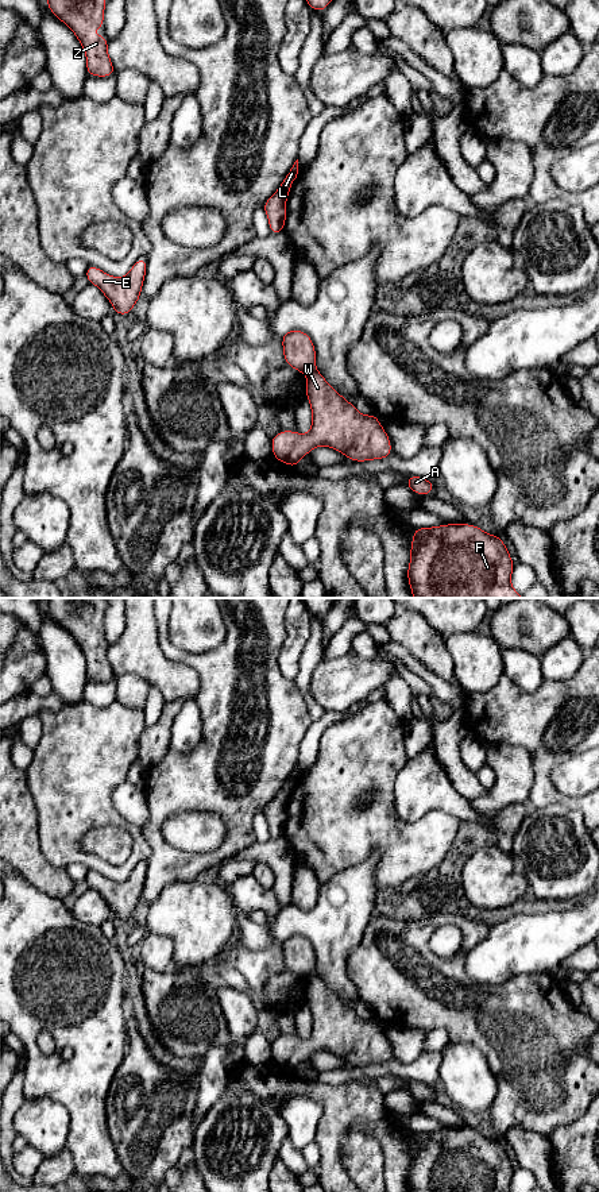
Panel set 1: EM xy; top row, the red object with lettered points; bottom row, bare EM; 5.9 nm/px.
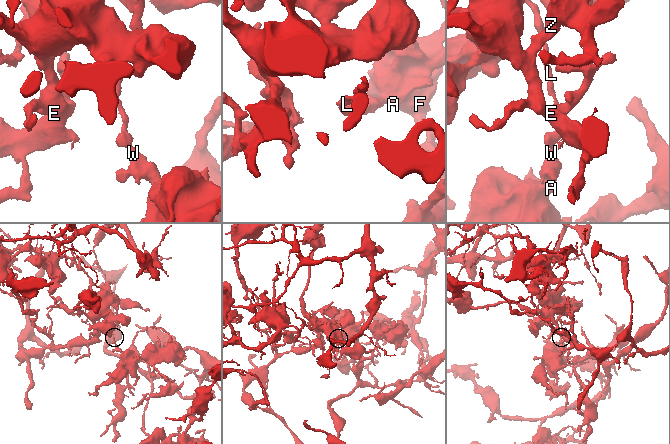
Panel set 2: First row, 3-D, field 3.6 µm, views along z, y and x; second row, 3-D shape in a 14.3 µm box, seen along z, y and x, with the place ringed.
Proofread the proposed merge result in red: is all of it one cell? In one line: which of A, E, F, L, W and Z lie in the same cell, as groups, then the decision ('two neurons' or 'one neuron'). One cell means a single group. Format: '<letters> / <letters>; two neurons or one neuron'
A E F W Z / L; two neurons

